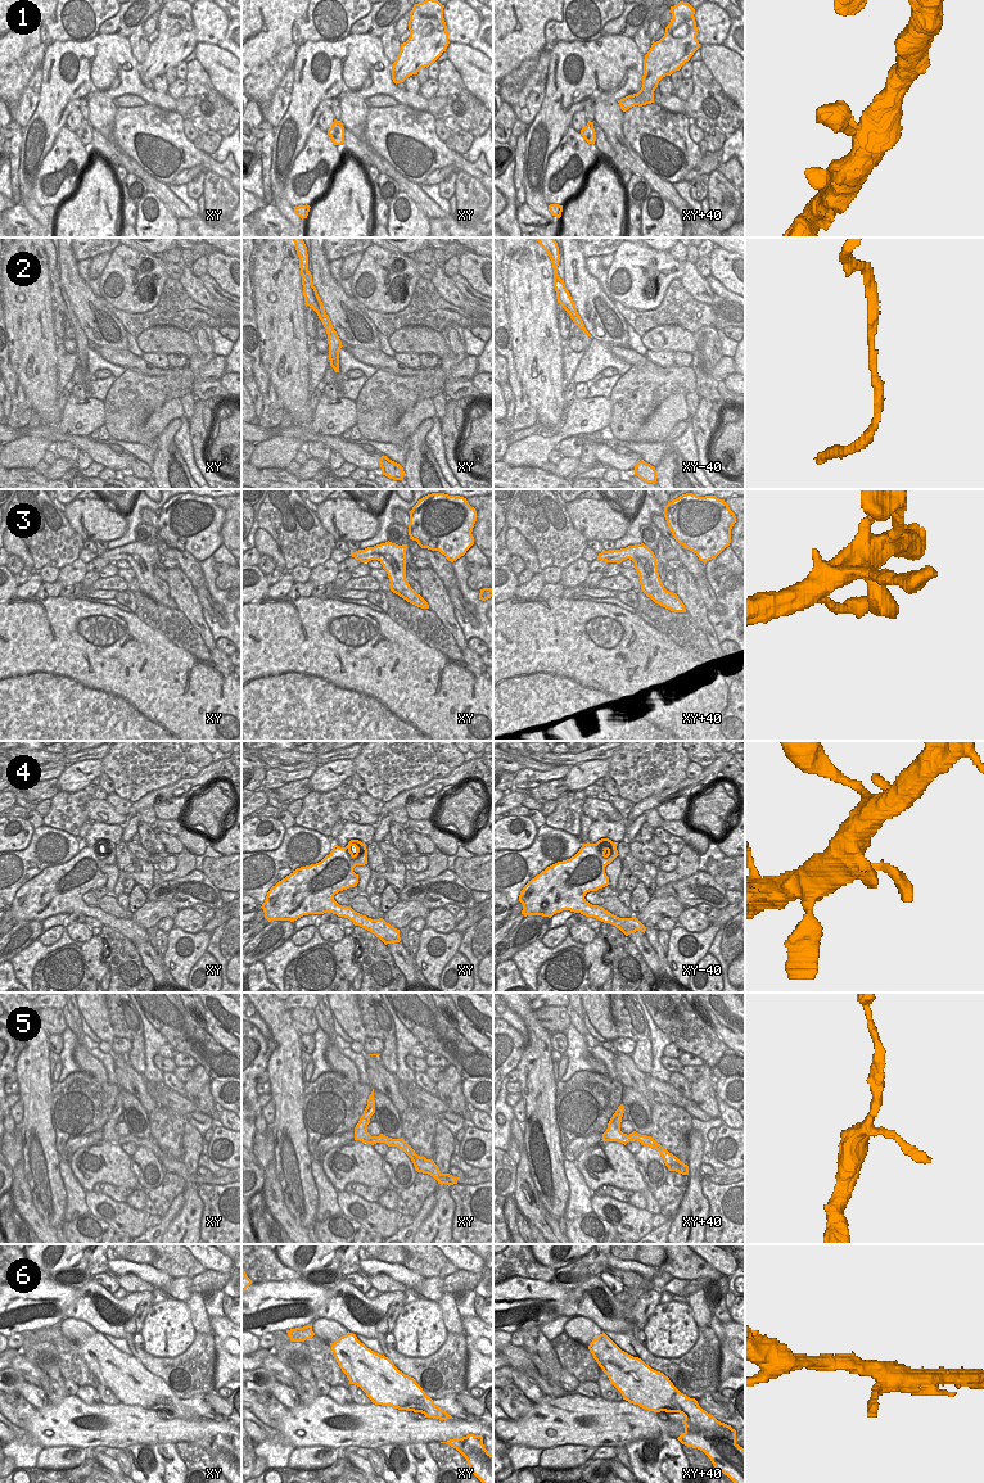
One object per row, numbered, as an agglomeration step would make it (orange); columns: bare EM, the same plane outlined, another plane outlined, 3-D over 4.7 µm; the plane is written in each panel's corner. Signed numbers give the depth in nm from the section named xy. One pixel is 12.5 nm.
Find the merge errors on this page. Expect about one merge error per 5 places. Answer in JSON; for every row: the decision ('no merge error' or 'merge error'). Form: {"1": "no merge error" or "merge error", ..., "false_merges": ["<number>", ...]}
{"1": "no merge error", "2": "no merge error", "3": "no merge error", "4": "no merge error", "5": "no merge error", "6": "merge error", "false_merges": ["6"]}

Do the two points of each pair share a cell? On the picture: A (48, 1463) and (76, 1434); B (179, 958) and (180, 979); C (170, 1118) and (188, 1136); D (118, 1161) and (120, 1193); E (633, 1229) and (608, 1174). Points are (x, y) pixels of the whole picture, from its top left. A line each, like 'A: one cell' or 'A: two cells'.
A: two cells
B: one cell
C: two cells
D: two cells
E: two cells

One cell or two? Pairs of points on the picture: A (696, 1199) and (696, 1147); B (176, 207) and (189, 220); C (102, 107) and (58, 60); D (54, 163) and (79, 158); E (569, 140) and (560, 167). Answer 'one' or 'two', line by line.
A: one
B: one
C: two
D: one
E: one

